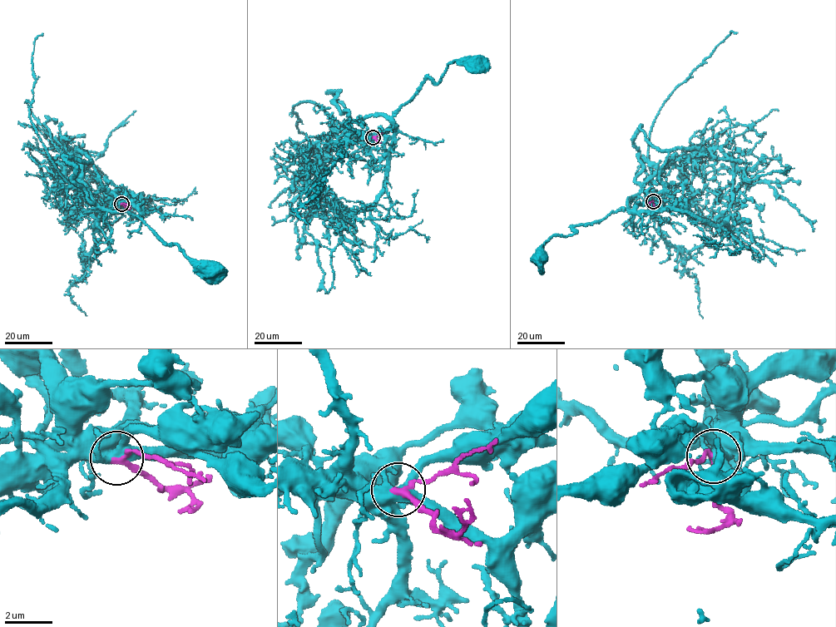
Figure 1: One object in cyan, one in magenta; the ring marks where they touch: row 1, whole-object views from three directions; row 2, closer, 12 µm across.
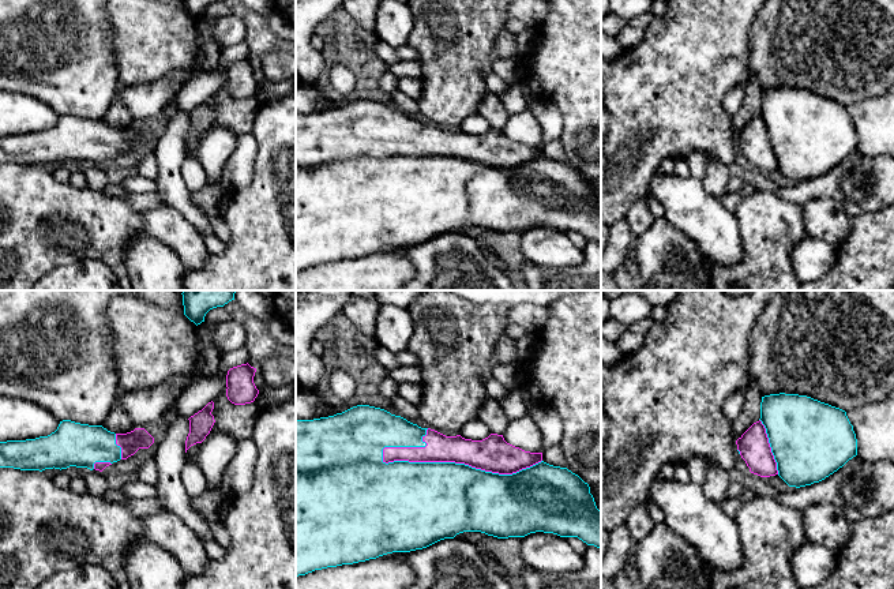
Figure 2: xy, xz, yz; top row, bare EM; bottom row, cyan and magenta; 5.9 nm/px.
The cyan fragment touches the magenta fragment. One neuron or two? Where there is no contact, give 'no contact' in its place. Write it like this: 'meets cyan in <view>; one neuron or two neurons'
meets cyan in xz; one neuron

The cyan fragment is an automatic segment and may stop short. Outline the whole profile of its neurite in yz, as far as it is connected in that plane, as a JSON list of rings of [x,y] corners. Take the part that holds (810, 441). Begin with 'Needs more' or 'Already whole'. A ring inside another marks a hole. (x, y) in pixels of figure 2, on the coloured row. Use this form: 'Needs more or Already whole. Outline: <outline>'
Needs more. Outline: [[[799,394],[762,397],[760,419],[737,440],[737,451],[750,472],[760,477],[778,474],[789,487],[819,483],[857,455],[857,439],[846,412]]]

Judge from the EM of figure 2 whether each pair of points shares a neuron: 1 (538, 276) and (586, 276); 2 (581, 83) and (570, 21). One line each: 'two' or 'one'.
1: one
2: one

